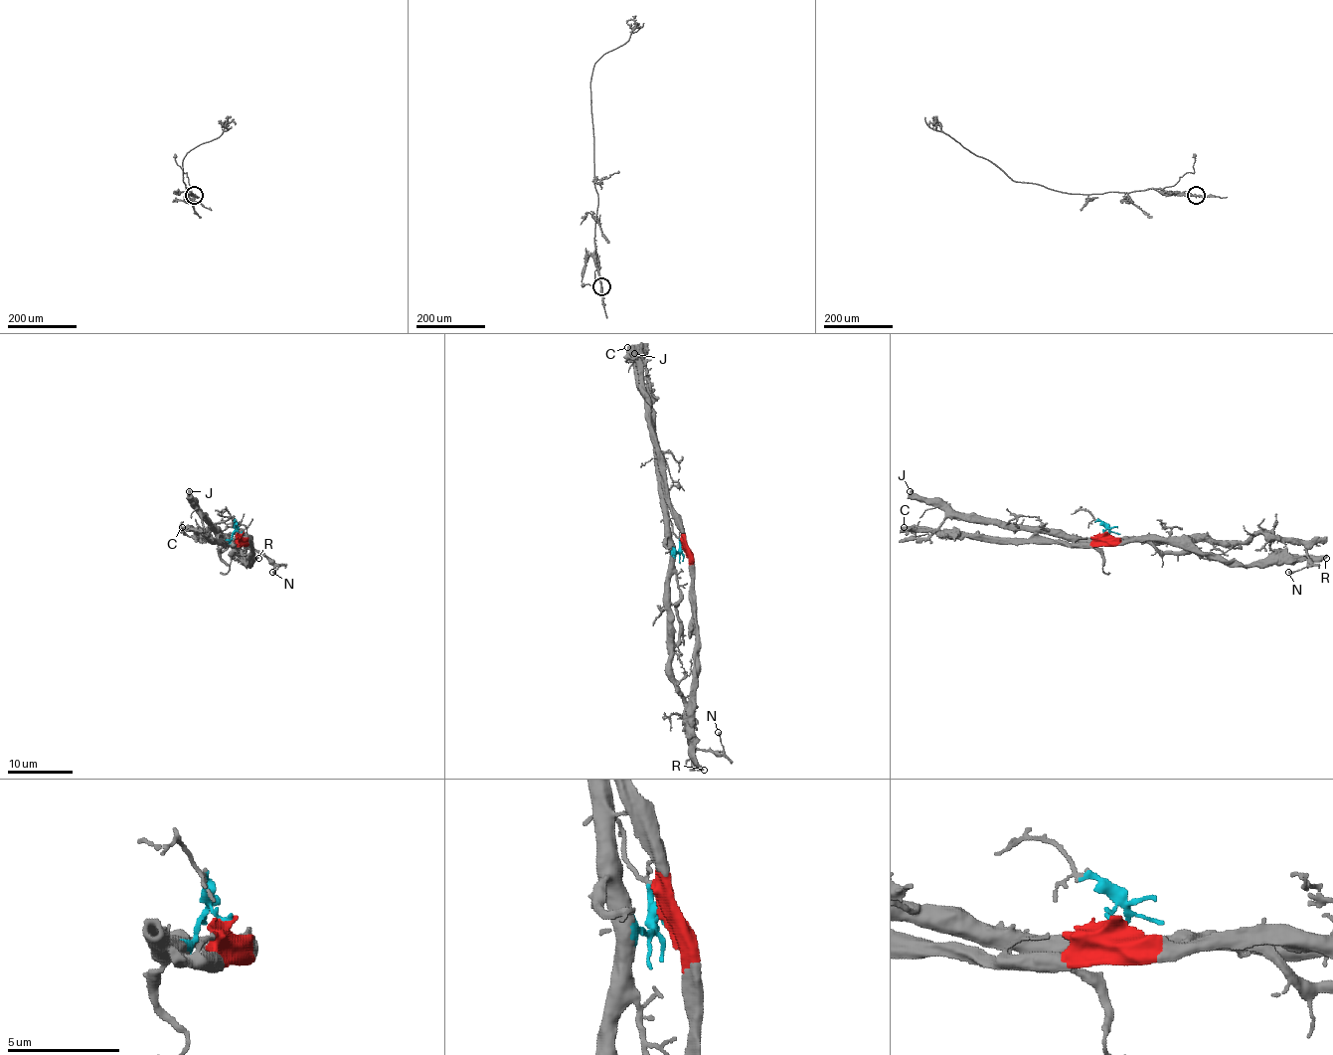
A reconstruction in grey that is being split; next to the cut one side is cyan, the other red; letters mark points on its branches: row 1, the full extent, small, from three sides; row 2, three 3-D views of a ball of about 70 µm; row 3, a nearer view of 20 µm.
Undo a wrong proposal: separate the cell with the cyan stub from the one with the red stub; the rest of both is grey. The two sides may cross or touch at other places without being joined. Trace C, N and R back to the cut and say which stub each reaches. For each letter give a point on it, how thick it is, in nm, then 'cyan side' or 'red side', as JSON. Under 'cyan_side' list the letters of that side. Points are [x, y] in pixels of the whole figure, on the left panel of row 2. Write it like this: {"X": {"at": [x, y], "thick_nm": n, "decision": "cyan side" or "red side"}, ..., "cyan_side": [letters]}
{"C": {"at": [182, 527], "thick_nm": 550, "decision": "red side"}, "N": {"at": [272, 572], "thick_nm": 220, "decision": "cyan side"}, "R": {"at": [258, 558], "thick_nm": 360, "decision": "red side"}, "cyan_side": ["N"]}

